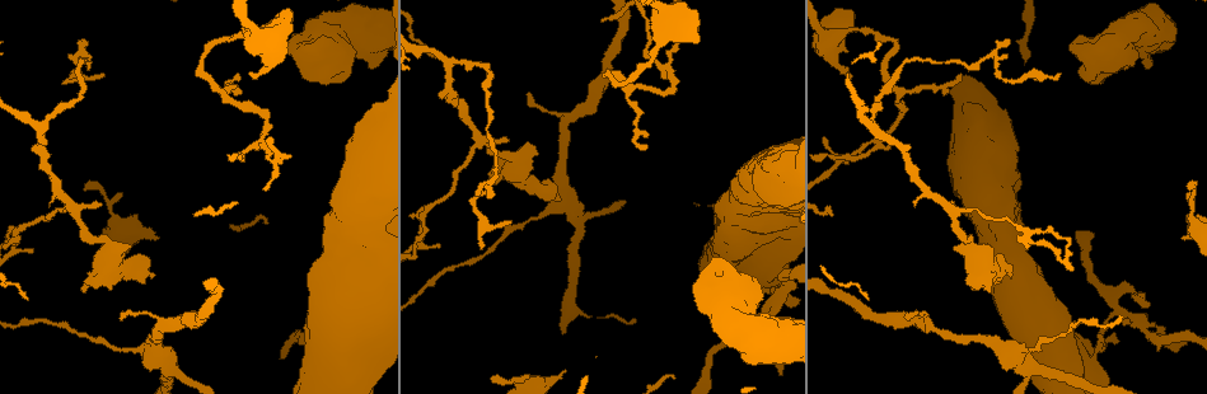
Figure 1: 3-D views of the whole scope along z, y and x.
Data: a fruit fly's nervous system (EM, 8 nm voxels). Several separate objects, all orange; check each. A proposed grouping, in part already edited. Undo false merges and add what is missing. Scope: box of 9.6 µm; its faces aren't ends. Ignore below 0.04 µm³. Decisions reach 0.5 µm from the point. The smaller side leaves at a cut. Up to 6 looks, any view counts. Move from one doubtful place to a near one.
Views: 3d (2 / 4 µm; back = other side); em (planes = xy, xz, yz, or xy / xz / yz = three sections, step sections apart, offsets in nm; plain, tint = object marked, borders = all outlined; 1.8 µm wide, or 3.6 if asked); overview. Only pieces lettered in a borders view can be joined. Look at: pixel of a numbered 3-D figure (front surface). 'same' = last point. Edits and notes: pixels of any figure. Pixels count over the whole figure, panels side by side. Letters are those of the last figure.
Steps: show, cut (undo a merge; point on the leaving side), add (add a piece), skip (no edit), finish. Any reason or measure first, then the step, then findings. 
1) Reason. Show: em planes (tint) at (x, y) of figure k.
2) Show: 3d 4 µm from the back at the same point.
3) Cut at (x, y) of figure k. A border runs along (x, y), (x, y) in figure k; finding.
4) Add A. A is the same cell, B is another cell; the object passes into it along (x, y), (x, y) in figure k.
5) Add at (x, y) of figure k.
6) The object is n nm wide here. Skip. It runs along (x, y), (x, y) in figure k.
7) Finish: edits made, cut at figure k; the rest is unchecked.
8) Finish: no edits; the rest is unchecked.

Abrupt turn. Show: 3d 2 µm from the back at (769, 301) of figure 1.

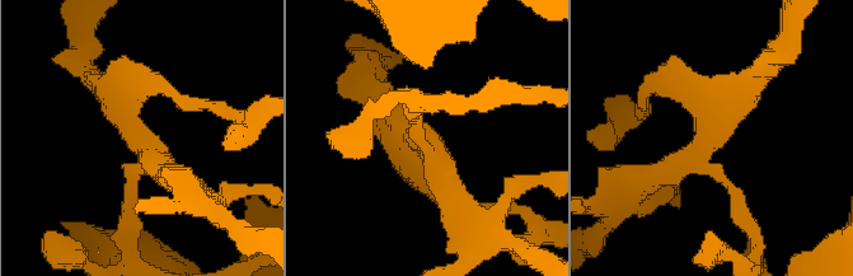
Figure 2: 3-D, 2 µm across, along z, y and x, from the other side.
Show: em planes (plain) at (139, 167) of figure 2.

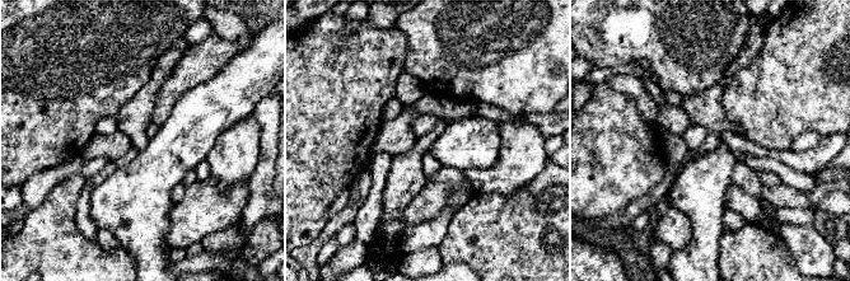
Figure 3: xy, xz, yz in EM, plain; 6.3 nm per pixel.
Show: em planes (borders) at the same point.

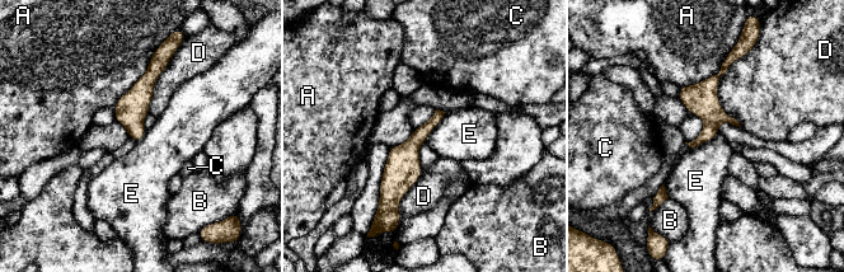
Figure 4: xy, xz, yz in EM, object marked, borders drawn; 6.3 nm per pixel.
The longest contact is with D, 480 nm. Cut at (701, 99) of figure 4. A, B, C, D and E are other cells; a border runs along (703, 129), (709, 134), (711, 139) in figure 4; a second neuron is stuck on.

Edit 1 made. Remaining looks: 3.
Show: overview.

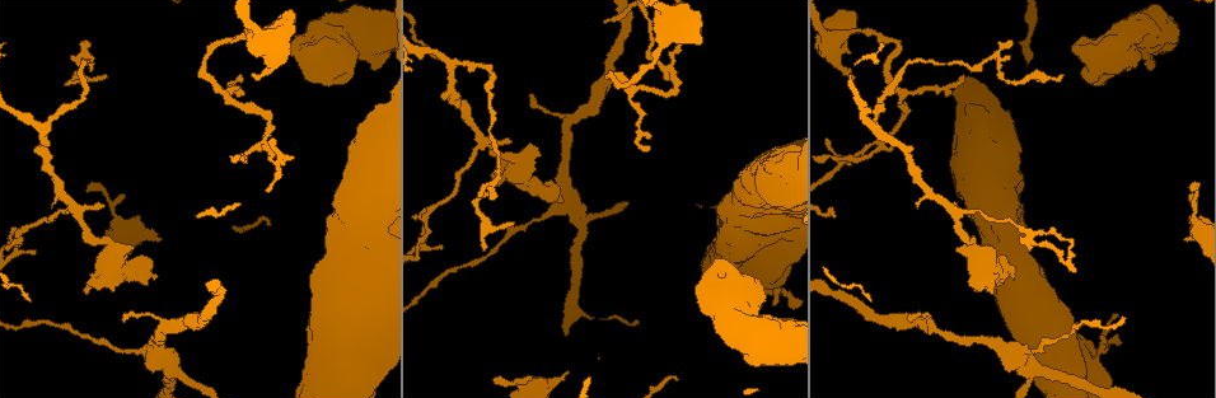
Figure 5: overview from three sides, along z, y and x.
Thin arm on a thick one. Show: em 3.6 µm yz step 16 (borders) at (576, 212) of figure 5.

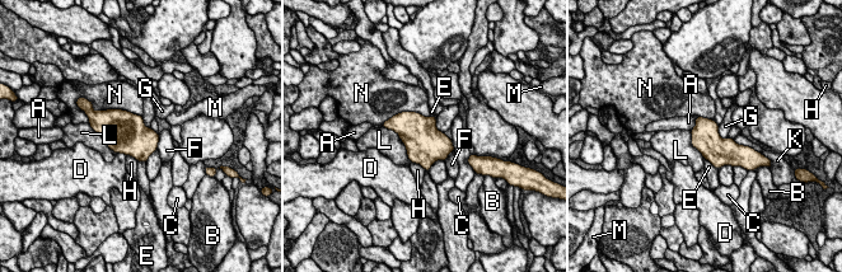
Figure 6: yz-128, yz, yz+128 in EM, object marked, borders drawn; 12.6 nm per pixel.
Skip. A, B, C, D, E, F, G, H, K, L, M and N are other cells; a border runs along (717, 125), (717, 132), (728, 137) in figure 6; one neuron here.

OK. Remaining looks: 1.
Finish: edits made, cut at figure 4; the rest is unchecked.

